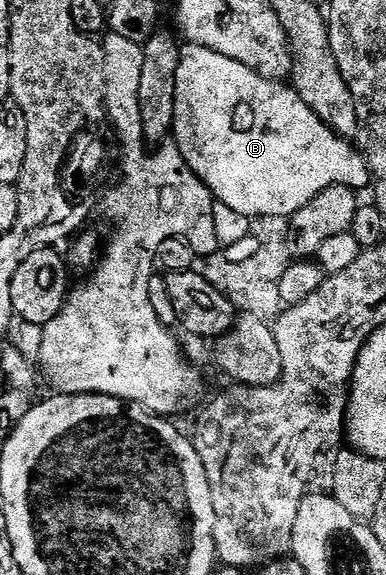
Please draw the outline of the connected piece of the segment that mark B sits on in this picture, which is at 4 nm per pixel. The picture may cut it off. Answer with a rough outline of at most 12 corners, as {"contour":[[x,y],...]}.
{"contour":[[181,47],[170,136],[249,218],[291,218],[361,149],[295,88]]}

